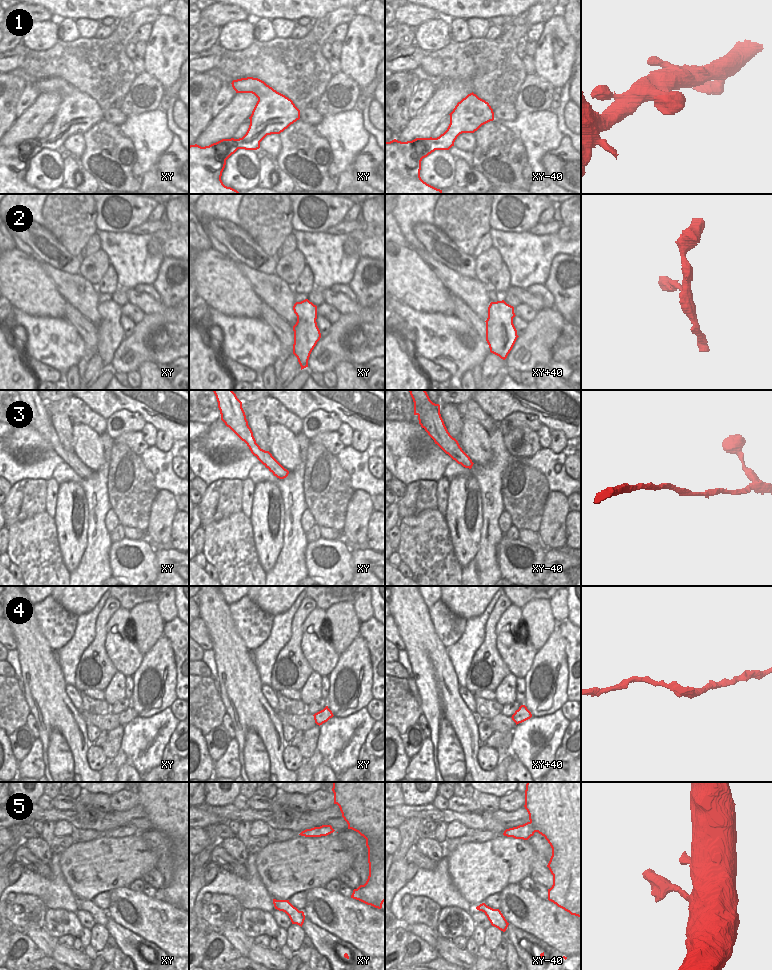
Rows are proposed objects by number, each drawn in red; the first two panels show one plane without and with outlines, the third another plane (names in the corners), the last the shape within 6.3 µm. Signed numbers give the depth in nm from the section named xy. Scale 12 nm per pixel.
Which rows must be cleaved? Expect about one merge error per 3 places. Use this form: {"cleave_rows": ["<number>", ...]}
{"cleave_rows": ["4"]}

